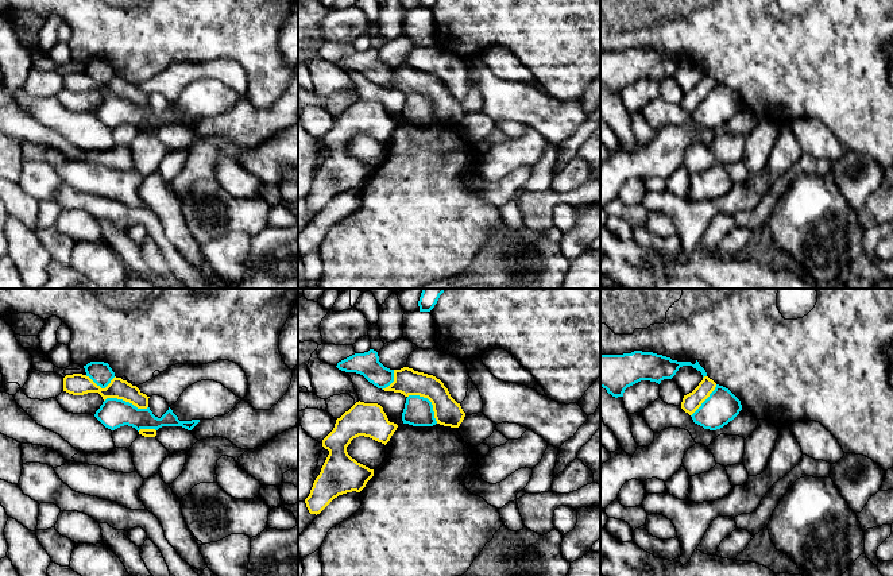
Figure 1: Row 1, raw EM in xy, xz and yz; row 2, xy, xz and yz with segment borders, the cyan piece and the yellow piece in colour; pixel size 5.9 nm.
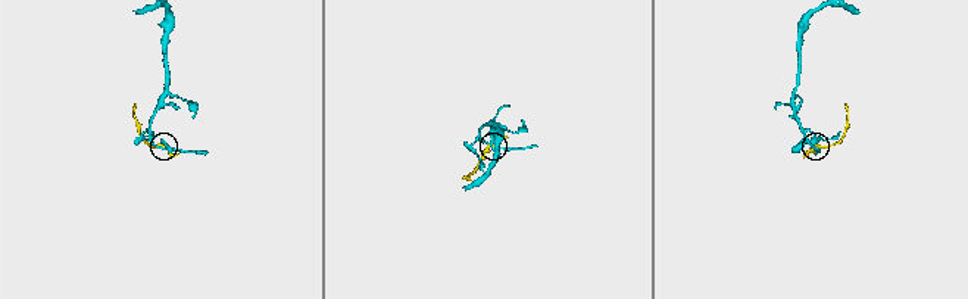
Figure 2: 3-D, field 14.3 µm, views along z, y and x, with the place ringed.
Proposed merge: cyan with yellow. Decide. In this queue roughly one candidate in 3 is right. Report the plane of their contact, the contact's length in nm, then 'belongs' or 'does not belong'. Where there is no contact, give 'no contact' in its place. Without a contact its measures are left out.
contact in xz; length 240 nm; does not belong

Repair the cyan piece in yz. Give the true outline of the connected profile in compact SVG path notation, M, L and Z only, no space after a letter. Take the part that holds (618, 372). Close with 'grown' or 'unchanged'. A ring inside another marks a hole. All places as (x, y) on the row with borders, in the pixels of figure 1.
M642 351L623 355L600 355L600 387L615 398L623 397L627 387L641 380L660 384L664 379L672 379L683 366L692 366L701 372L703 378L707 376L705 370L697 360L692 364L691 362L677 362Z; unchanged

